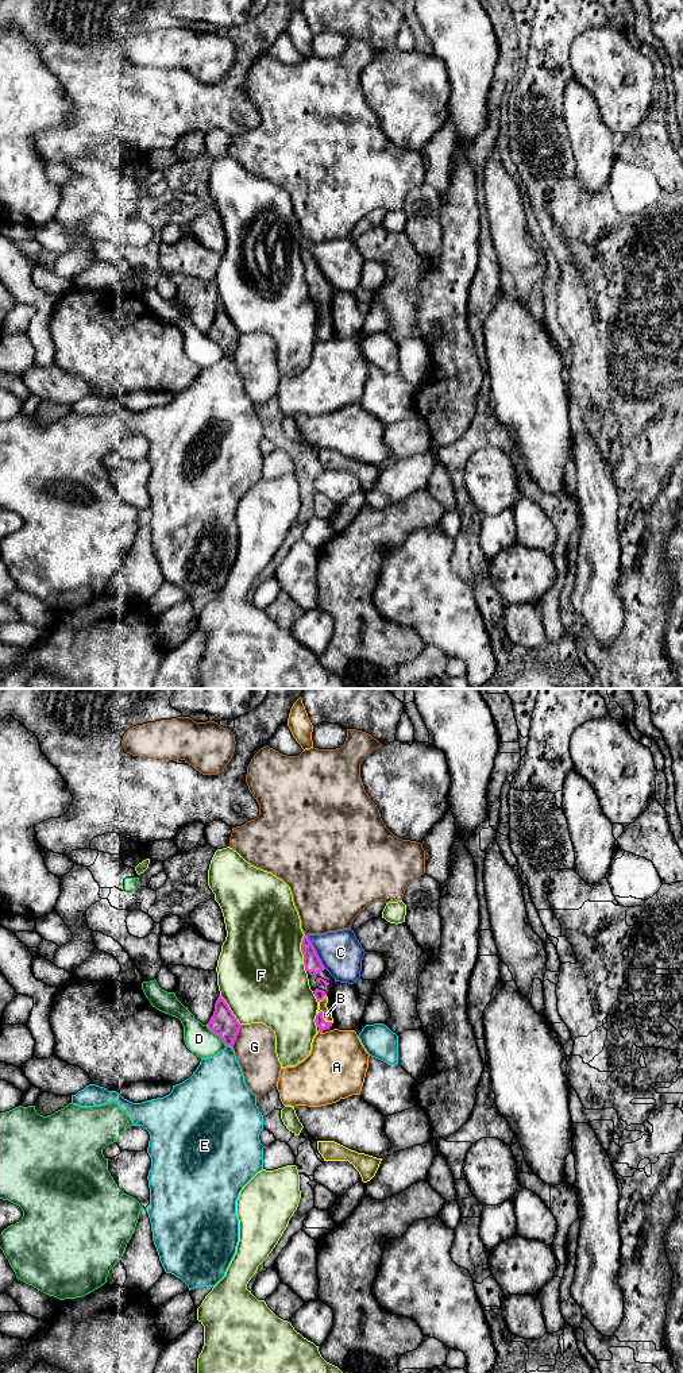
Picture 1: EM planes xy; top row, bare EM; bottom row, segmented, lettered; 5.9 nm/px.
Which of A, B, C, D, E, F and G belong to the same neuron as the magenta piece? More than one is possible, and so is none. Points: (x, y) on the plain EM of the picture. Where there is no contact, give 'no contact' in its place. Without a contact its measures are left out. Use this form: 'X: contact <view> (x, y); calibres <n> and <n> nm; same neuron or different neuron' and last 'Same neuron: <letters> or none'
A: contact xy (320, 340); calibres 60 and 360 nm; different neuron
B: contact xy (323, 327); calibres 60 and 60 nm; same neuron
C: contact xy (315, 261); calibres 100 and 260 nm; different neuron
D: contact xy (217, 343); calibres 160 and 170 nm; different neuron
E: contact xy (230, 354); calibres 160 and 320 nm; different neuron
F: contact xy (303, 262); calibres 100 and 500 nm; different neuron
G: contact xy (236, 343); calibres 160 and 240 nm; different neuron
Same neuron: B

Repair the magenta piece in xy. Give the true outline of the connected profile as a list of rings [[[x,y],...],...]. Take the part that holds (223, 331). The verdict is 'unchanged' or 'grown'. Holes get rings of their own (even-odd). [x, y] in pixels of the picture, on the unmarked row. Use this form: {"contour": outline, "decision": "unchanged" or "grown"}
{"contour": [[[219,304],[213,324],[207,335],[223,348],[225,355],[232,355],[242,333],[238,331],[225,309]]], "decision": "unchanged"}

